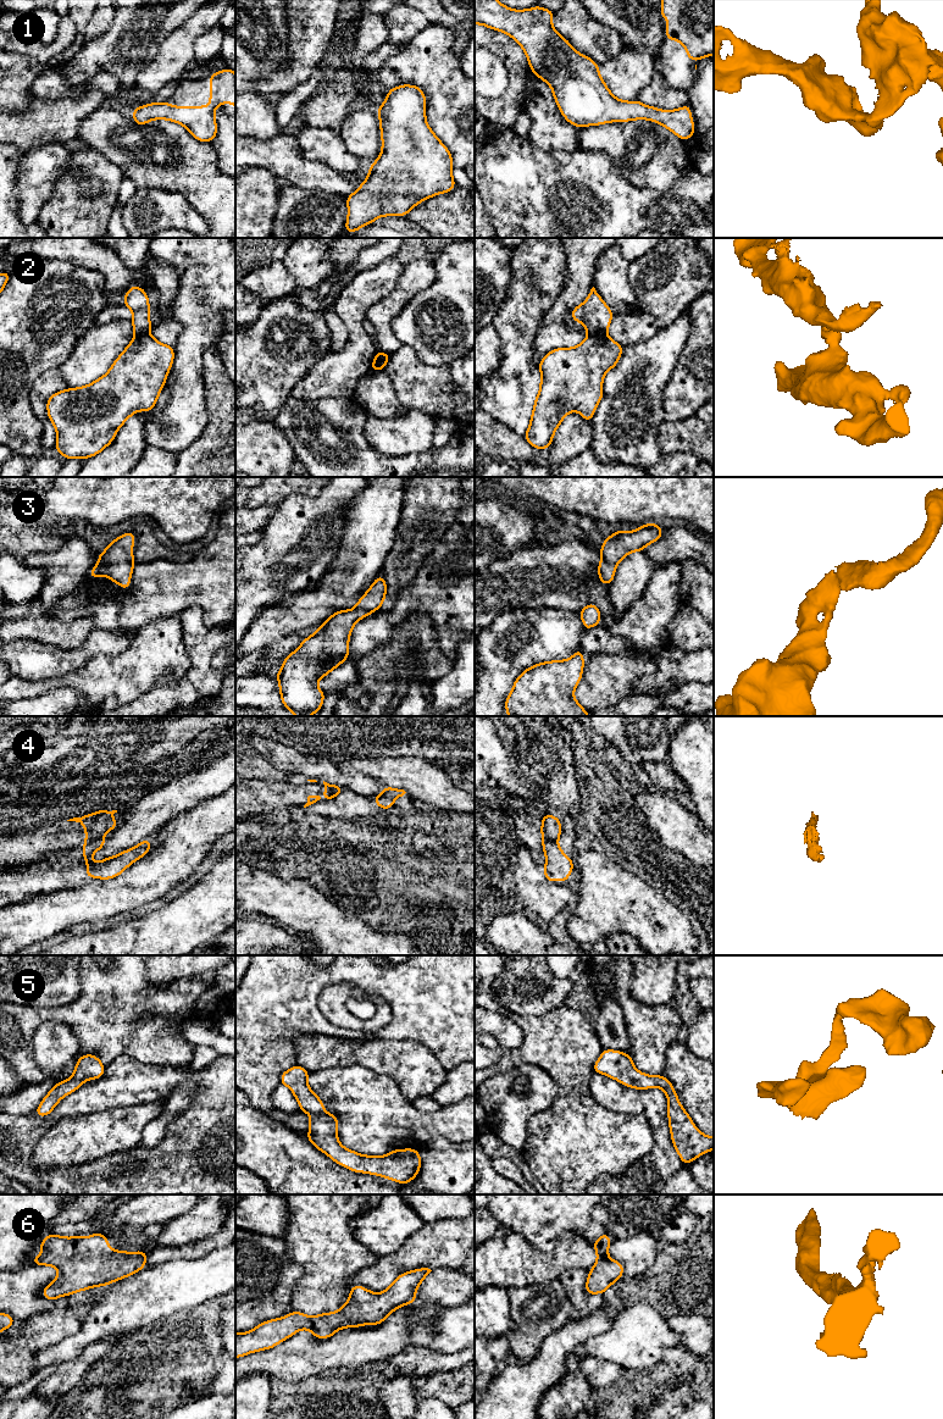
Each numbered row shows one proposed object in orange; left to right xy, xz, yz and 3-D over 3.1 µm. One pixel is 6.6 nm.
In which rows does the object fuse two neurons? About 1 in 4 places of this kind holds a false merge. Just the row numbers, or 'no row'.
2, 4

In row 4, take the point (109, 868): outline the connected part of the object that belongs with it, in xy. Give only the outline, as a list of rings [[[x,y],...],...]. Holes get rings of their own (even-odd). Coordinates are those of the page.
[[[102,837],[91,839],[81,847],[83,850],[83,859],[87,865],[87,878],[96,877],[101,880],[110,880],[116,877],[121,875],[131,864],[146,855],[150,847],[151,839],[149,837],[138,846],[115,857],[105,858],[99,863],[90,863],[89,859],[94,855],[94,853],[100,848],[105,848],[105,841]]]

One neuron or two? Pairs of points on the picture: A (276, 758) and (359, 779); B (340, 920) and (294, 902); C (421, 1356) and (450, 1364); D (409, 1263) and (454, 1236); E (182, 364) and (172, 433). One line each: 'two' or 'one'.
A: one
B: one
C: one
D: one
E: one

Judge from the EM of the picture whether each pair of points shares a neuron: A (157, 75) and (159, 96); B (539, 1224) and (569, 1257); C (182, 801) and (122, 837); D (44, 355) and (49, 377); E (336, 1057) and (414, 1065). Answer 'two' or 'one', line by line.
A: two
B: two
C: one
D: two
E: one

